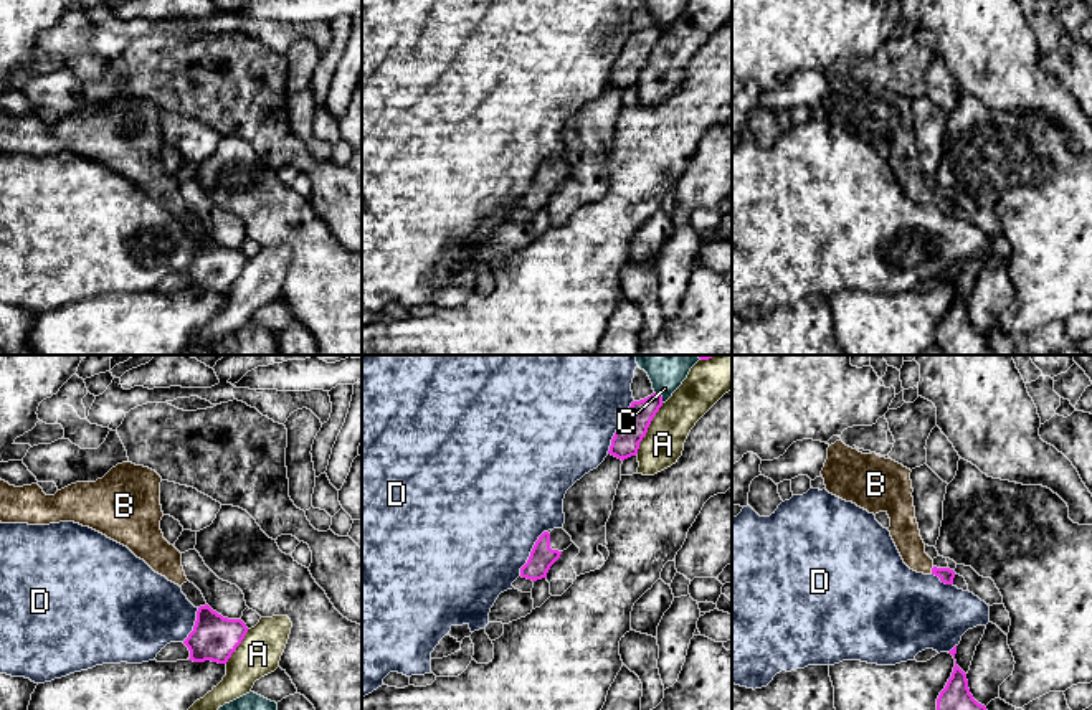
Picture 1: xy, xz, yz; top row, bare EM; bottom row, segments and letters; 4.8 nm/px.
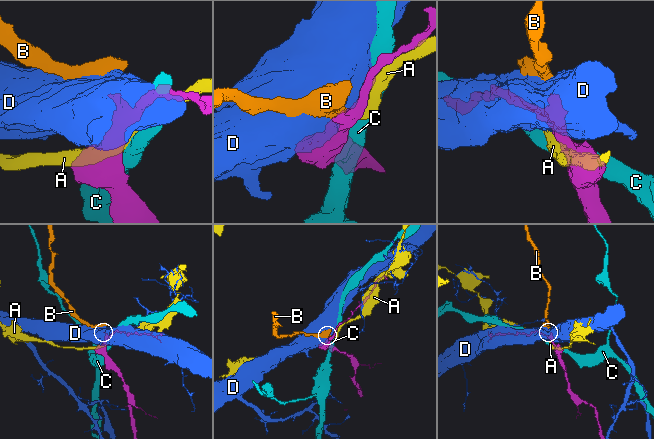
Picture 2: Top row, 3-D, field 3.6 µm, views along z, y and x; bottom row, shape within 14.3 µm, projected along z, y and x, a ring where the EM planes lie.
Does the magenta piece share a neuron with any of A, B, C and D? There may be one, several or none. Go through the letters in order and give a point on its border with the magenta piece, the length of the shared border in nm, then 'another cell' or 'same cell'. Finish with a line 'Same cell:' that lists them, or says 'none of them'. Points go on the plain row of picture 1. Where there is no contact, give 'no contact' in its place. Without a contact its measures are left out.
A: xz (648, 56) | 280 nm | another cell
B: yz (932, 200) | 40 nm | same cell
C: xz (661, 27) | 70 nm | another cell
D: xz (620, 56) | 300 nm | another cell
Same cell: B

